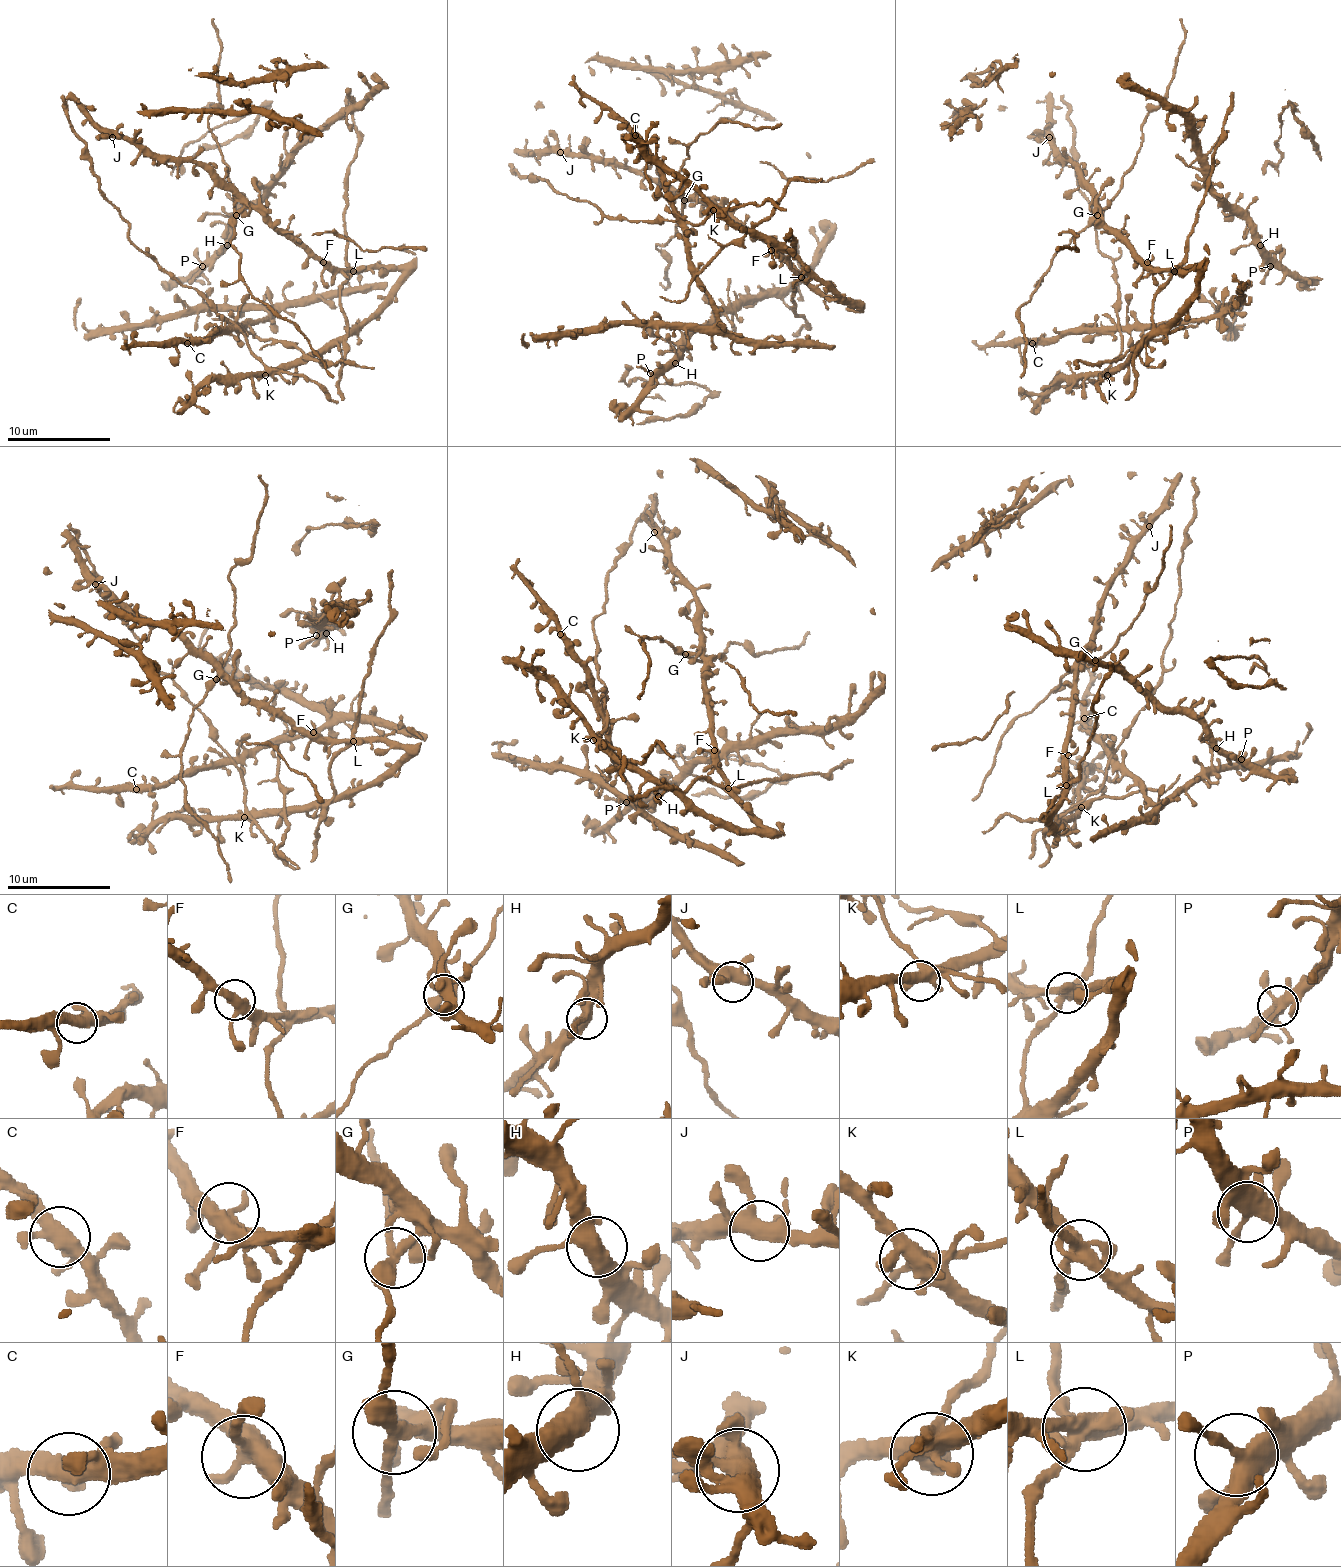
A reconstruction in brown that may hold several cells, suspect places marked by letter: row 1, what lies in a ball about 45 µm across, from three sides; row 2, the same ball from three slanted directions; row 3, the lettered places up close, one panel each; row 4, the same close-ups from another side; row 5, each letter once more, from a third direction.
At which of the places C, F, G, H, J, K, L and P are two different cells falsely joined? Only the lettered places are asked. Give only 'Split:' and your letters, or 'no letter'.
Split: G, L

